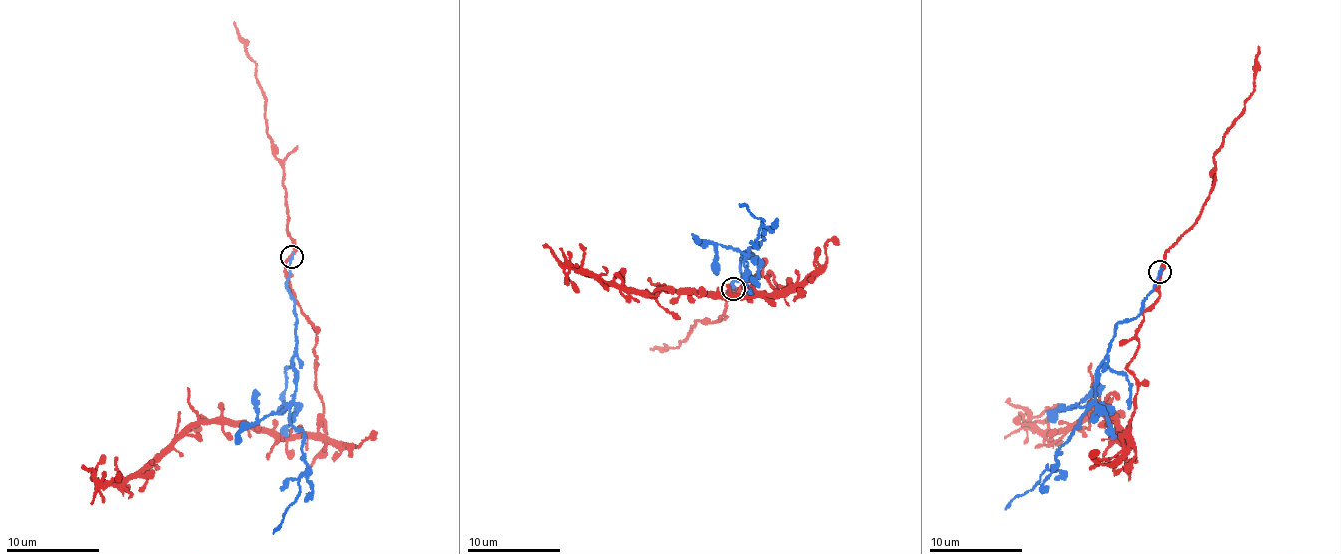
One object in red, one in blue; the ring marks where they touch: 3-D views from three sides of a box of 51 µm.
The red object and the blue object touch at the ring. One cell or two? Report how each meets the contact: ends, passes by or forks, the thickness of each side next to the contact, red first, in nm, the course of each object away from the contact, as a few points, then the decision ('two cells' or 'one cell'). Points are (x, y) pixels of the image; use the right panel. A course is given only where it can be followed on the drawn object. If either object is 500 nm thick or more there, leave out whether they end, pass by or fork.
red passes by | blue ends | 240/240 nm | red via (1159, 271), (1160, 292), (1129, 364), (1136, 405), (1124, 446), (1093, 401), (1085, 416), (1051, 431), (1007, 399) | blue via (1159, 271), (1142, 309), (1115, 331), (1108, 365), (1098, 374), (1096, 398), (1059, 450), (1056, 462), (1004, 508) | two cells

